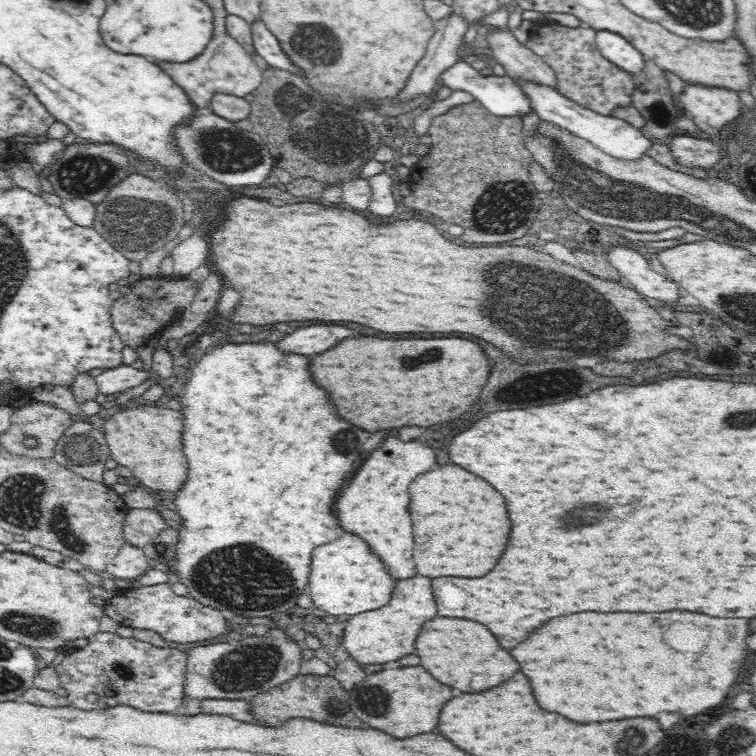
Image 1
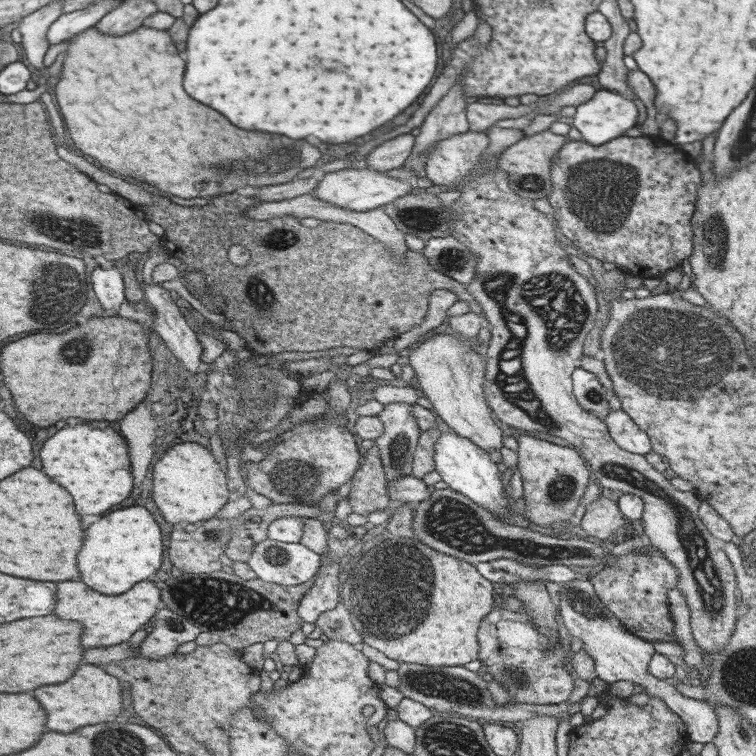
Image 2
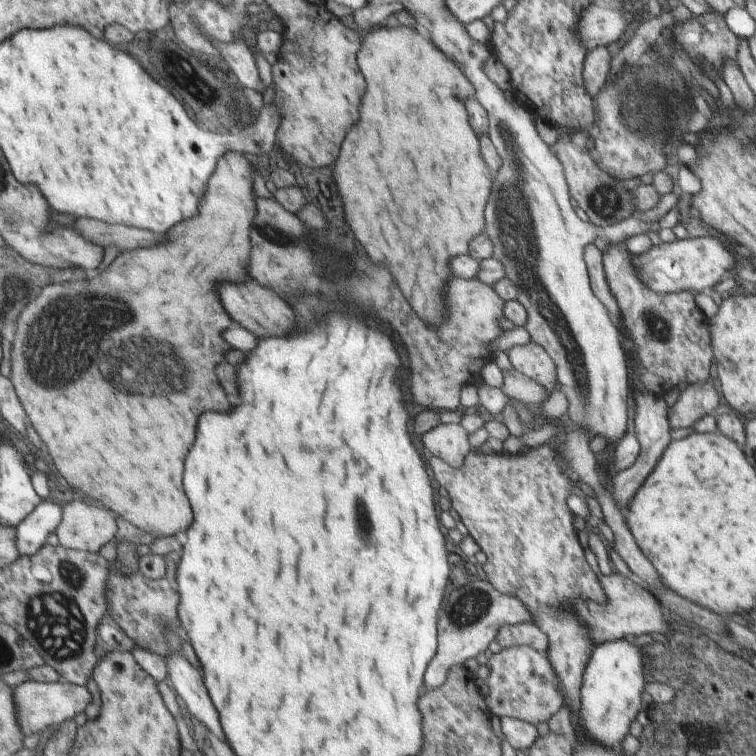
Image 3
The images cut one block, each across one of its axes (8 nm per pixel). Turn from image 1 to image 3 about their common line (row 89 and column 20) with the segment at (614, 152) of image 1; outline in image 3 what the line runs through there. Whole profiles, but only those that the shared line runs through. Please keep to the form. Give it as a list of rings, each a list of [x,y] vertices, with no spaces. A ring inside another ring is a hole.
[[[44,499],[33,514],[29,514],[17,526],[17,548],[22,556],[35,556],[43,546],[49,534],[55,533],[63,518],[63,503],[52,499]]]

